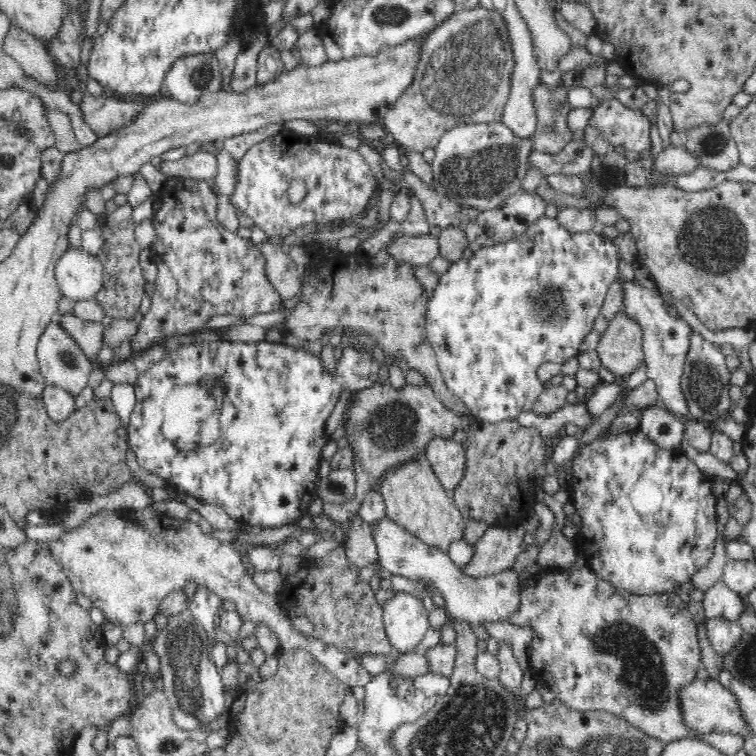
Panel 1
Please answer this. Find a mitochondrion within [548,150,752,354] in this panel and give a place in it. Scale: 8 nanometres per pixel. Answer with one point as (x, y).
(711, 241)

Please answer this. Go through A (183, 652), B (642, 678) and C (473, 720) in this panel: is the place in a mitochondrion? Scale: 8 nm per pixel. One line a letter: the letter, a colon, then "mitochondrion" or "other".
A: mitochondrion
B: mitochondrion
C: mitochondrion

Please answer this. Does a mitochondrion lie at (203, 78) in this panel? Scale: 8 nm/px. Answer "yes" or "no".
yes

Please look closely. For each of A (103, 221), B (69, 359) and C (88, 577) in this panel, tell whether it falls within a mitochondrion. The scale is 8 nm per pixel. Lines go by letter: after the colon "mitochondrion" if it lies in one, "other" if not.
A: other
B: mitochondrion
C: other

